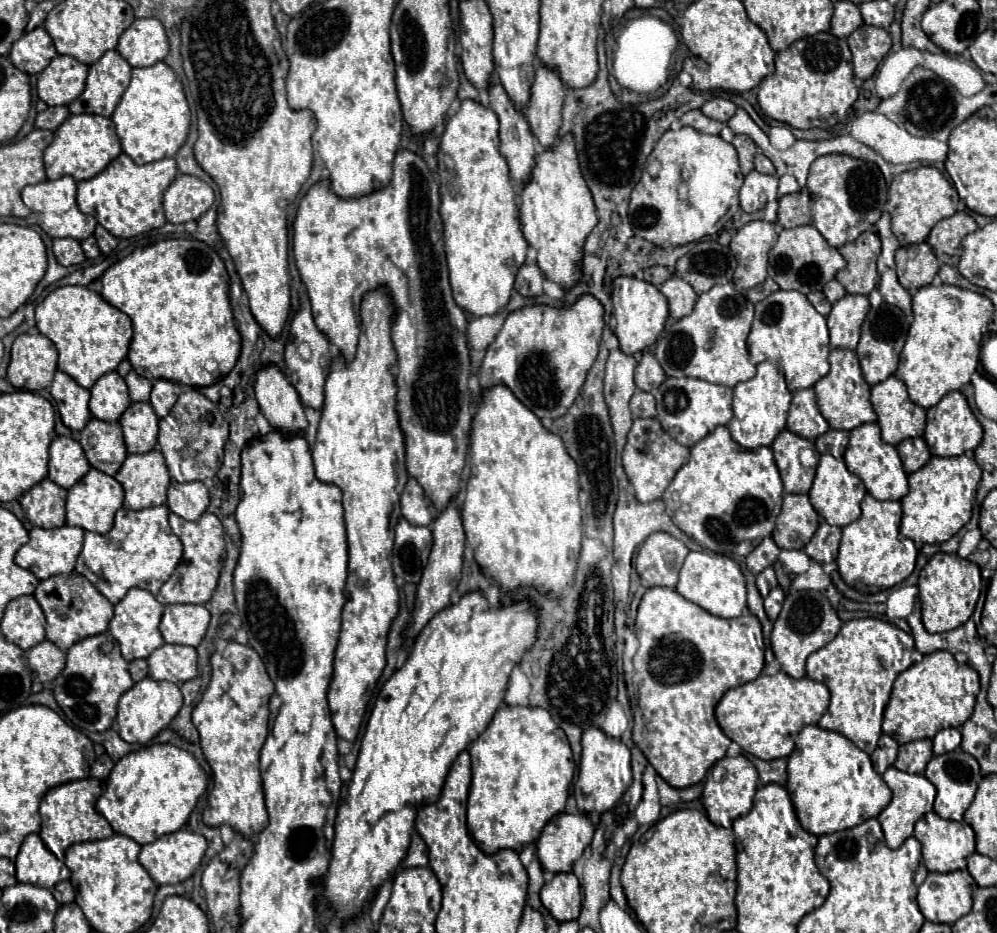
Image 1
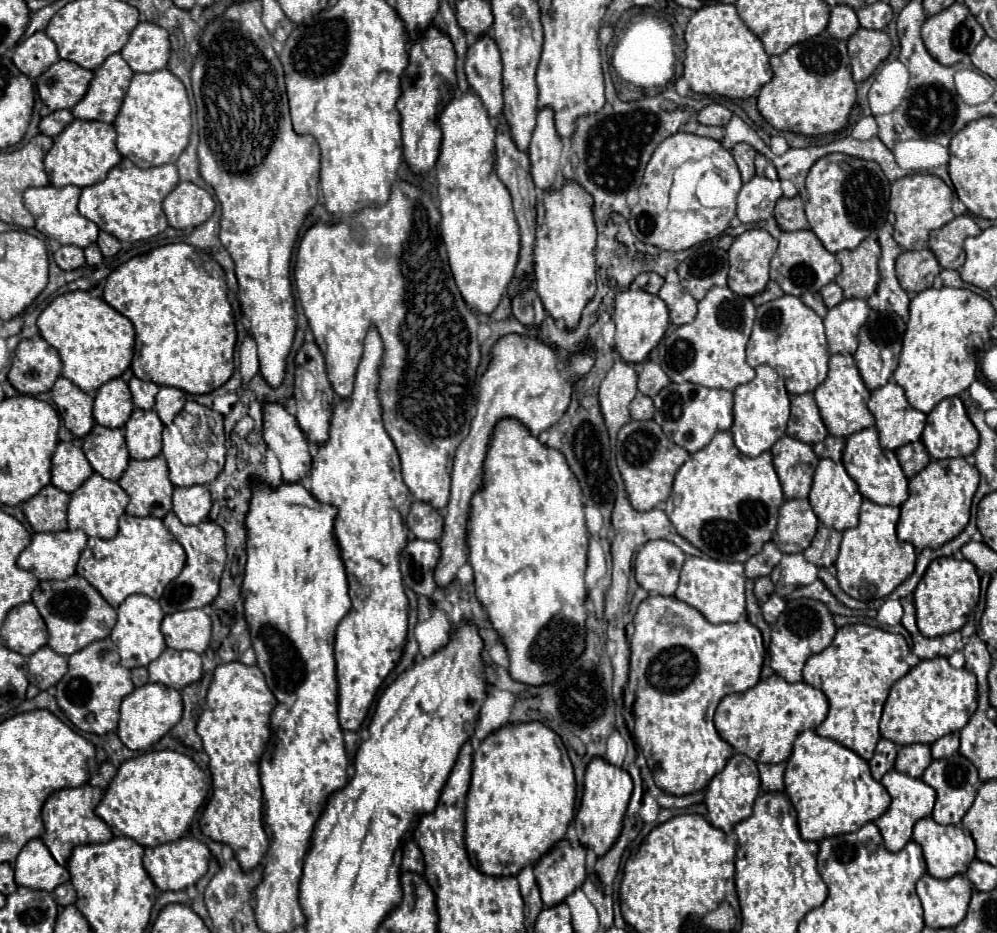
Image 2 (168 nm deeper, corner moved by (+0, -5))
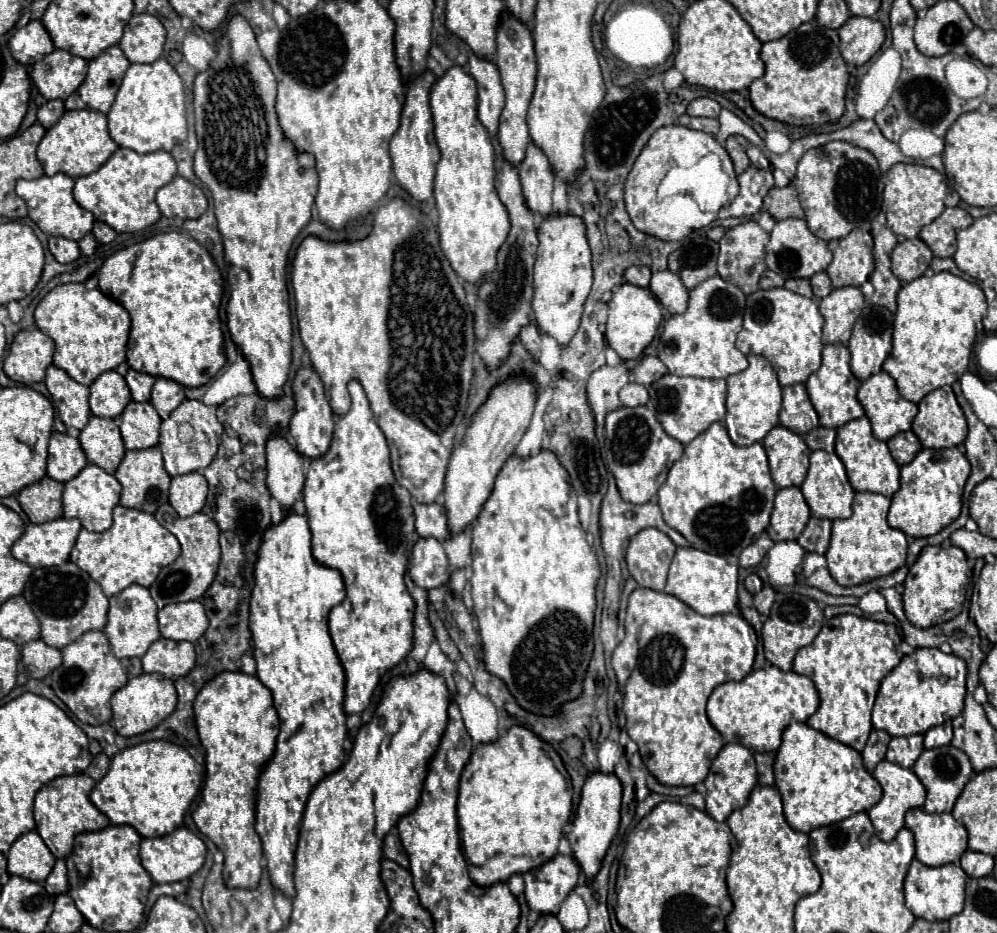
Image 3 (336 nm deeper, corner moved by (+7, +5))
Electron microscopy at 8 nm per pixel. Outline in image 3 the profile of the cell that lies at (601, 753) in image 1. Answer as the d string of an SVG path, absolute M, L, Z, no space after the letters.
M596 770L596 772L592 772L592 776L586 778L586 782L582 786L580 804L576 808L578 814L574 814L572 828L570 828L566 838L570 842L570 848L572 848L576 862L586 872L588 880L592 880L592 876L600 870L602 858L604 858L614 834L618 832L620 800L622 800L622 784L620 784L616 774L604 774L604 772Z

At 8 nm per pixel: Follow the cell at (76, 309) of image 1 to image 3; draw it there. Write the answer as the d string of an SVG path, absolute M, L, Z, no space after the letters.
M60 284L38 302L38 306L34 310L34 318L36 318L36 326L56 342L54 366L66 370L80 384L86 384L86 386L92 384L102 372L116 370L118 364L122 364L126 360L130 316L122 304L104 296L98 288L88 290L84 284Z

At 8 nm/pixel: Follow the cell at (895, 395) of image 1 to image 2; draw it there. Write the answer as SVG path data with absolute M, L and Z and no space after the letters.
M887 382L871 392L869 410L875 418L879 442L887 450L897 450L917 442L925 428L925 414L911 408L899 384Z

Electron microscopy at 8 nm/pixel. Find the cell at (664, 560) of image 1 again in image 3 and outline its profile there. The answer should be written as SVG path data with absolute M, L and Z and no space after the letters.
M644 528L628 544L628 572L640 586L662 592L674 552L676 544L664 532L658 528Z

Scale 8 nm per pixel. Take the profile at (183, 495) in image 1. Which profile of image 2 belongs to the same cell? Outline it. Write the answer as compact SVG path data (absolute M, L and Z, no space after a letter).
M207 486L175 488L173 512L183 524L199 524L211 510L211 496Z

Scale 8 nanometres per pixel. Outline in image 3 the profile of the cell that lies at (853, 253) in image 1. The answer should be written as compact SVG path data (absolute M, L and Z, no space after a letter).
M856 228L846 238L830 241L829 248L833 260L826 272L834 288L862 286L874 272L874 244L870 232Z

